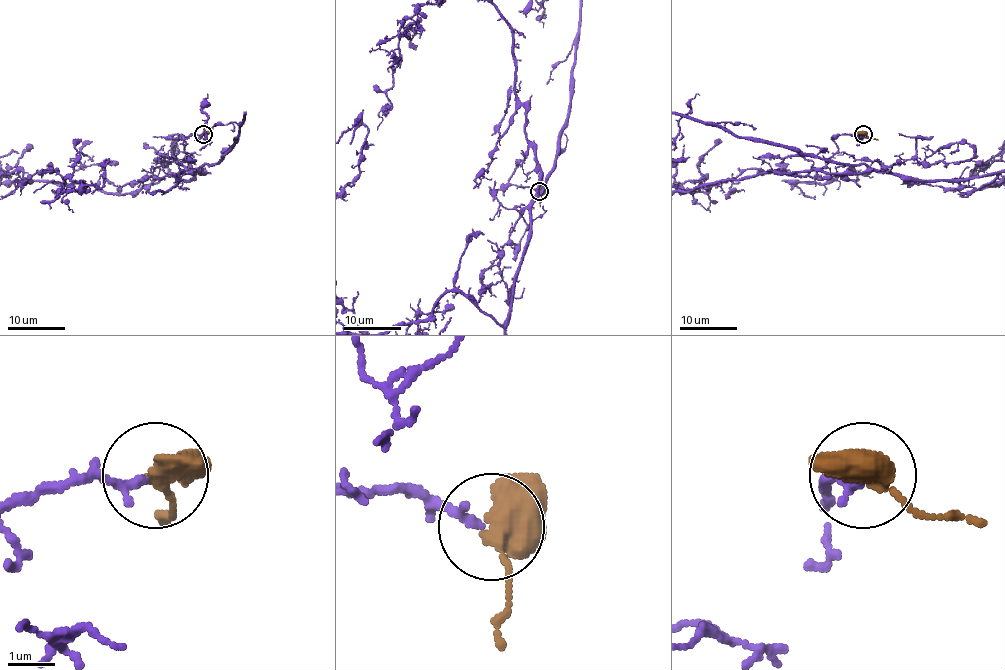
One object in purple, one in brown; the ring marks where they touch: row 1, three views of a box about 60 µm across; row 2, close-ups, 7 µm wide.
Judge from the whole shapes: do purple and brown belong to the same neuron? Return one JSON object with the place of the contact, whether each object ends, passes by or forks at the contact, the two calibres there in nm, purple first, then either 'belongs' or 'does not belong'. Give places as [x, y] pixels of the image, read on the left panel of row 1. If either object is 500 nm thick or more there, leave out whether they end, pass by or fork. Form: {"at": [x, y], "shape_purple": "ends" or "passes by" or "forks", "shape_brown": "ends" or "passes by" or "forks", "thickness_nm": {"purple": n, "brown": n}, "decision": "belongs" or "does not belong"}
{"at": [203, 134], "thickness_nm": {"purple": 190, "brown": 550}, "decision": "belongs"}

